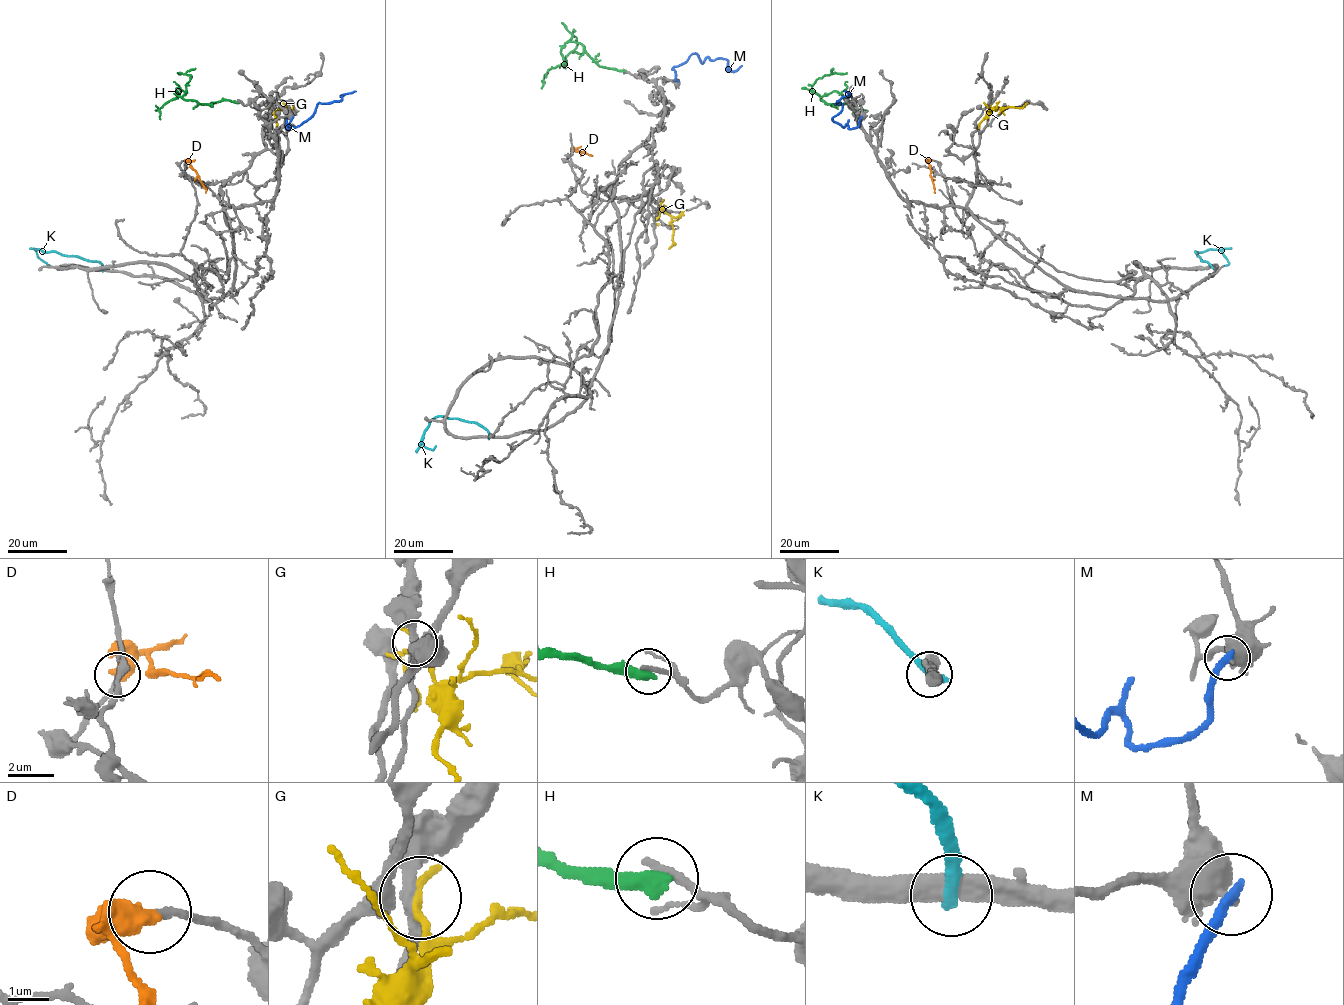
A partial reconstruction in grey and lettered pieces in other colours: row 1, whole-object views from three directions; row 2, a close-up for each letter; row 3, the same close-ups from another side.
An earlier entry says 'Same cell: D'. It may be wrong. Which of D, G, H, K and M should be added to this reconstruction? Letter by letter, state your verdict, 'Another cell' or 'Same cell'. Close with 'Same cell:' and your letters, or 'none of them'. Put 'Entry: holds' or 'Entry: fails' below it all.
D: Same cell
G: Another cell
H: Another cell
K: Another cell
M: Another cell
Same cell: D
Entry: holds

